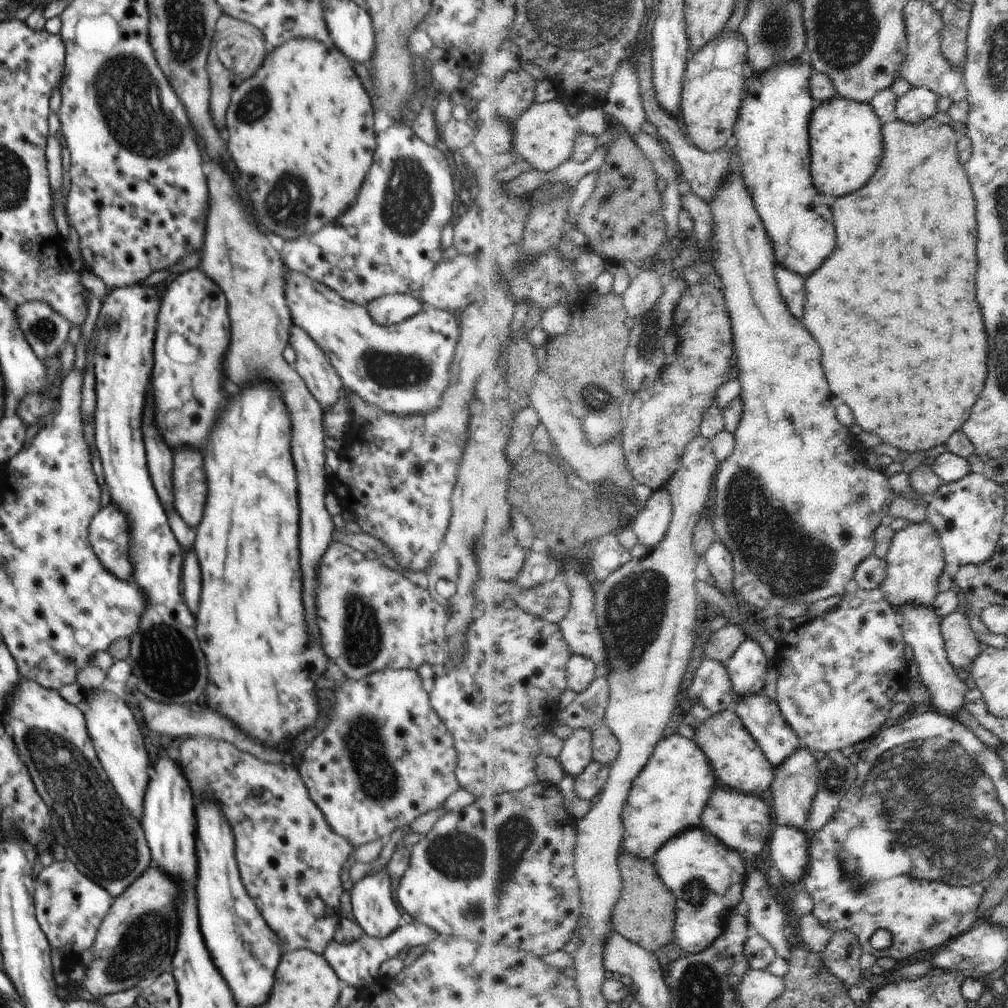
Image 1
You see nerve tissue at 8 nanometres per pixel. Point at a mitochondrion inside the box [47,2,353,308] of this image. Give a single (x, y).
(126, 91)

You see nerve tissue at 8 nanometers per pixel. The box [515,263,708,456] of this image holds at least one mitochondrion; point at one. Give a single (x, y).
(648, 330)

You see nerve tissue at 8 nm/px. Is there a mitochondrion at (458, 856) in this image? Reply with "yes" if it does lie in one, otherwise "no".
yes

